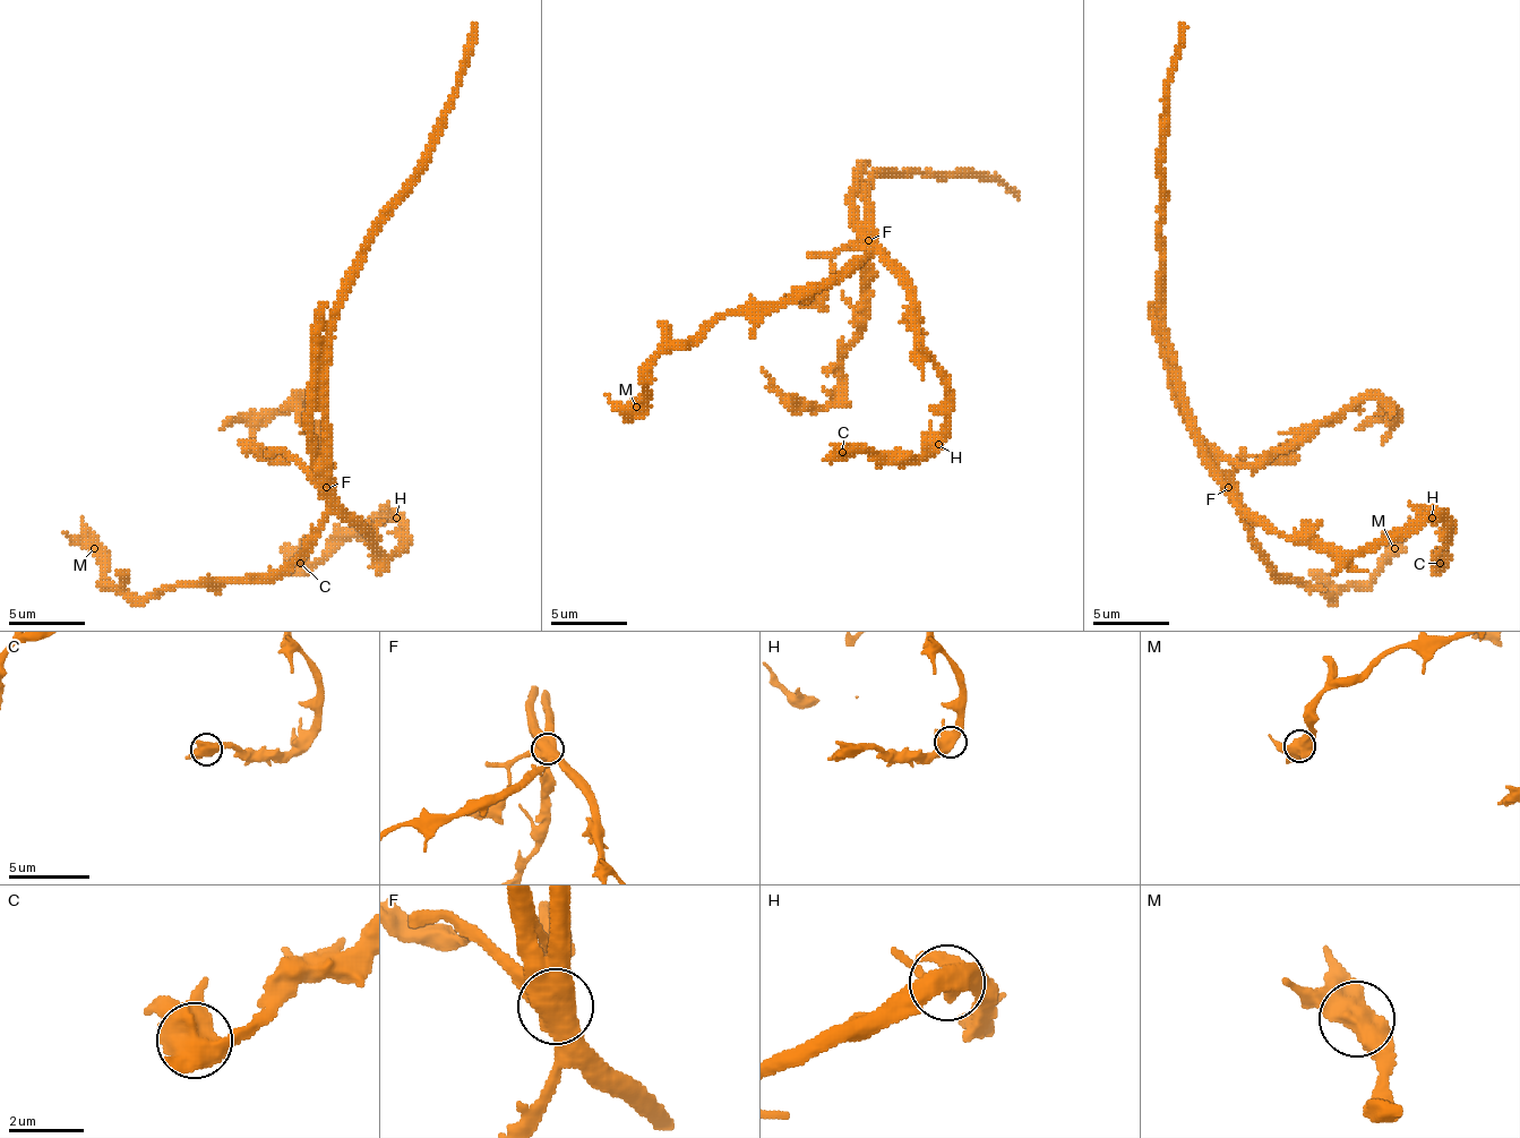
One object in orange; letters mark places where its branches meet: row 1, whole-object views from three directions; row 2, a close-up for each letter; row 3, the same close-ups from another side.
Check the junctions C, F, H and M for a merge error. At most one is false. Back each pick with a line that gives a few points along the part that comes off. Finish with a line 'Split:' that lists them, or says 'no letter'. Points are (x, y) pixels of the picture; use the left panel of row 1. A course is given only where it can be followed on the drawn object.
F: Course of the part to remove: (327, 487), (327, 407), (335, 307), (372, 222), (415, 172), (477, 24)
Split: F

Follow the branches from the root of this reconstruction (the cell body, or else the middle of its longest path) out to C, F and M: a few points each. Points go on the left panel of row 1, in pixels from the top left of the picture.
C: (327, 441), (327, 490), (388, 555), (403, 544), (403, 529), (380, 521), (350, 529), (316, 563), (300, 563)
F: (327, 441), (327, 487)
M: (327, 441), (327, 513), (316, 537), (277, 571), (125, 598), (105, 579), (105, 559), (94, 548)

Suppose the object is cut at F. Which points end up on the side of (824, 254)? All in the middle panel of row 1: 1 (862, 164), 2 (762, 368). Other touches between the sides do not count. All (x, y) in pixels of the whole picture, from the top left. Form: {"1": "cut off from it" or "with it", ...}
{"1": "cut off from it", "2": "cut off from it"}

